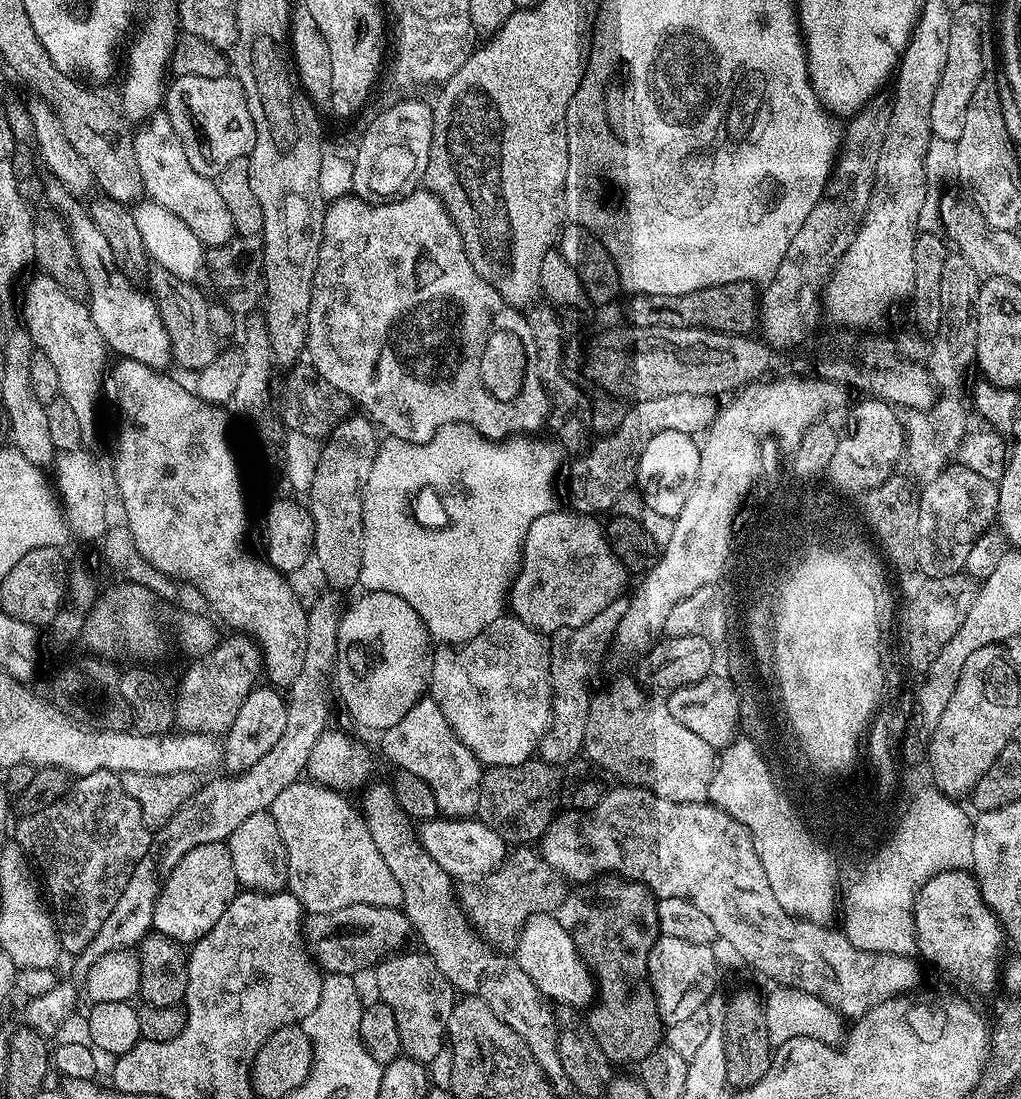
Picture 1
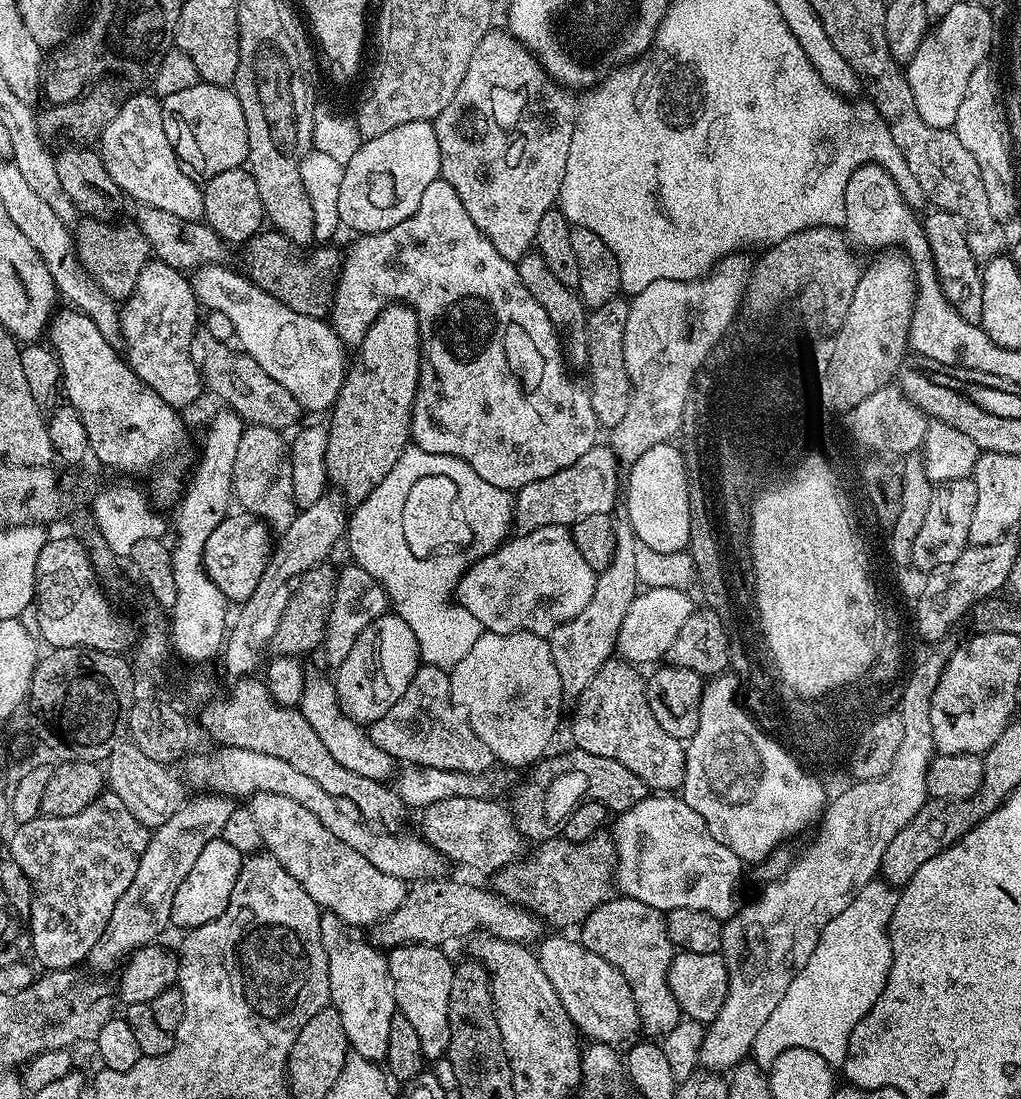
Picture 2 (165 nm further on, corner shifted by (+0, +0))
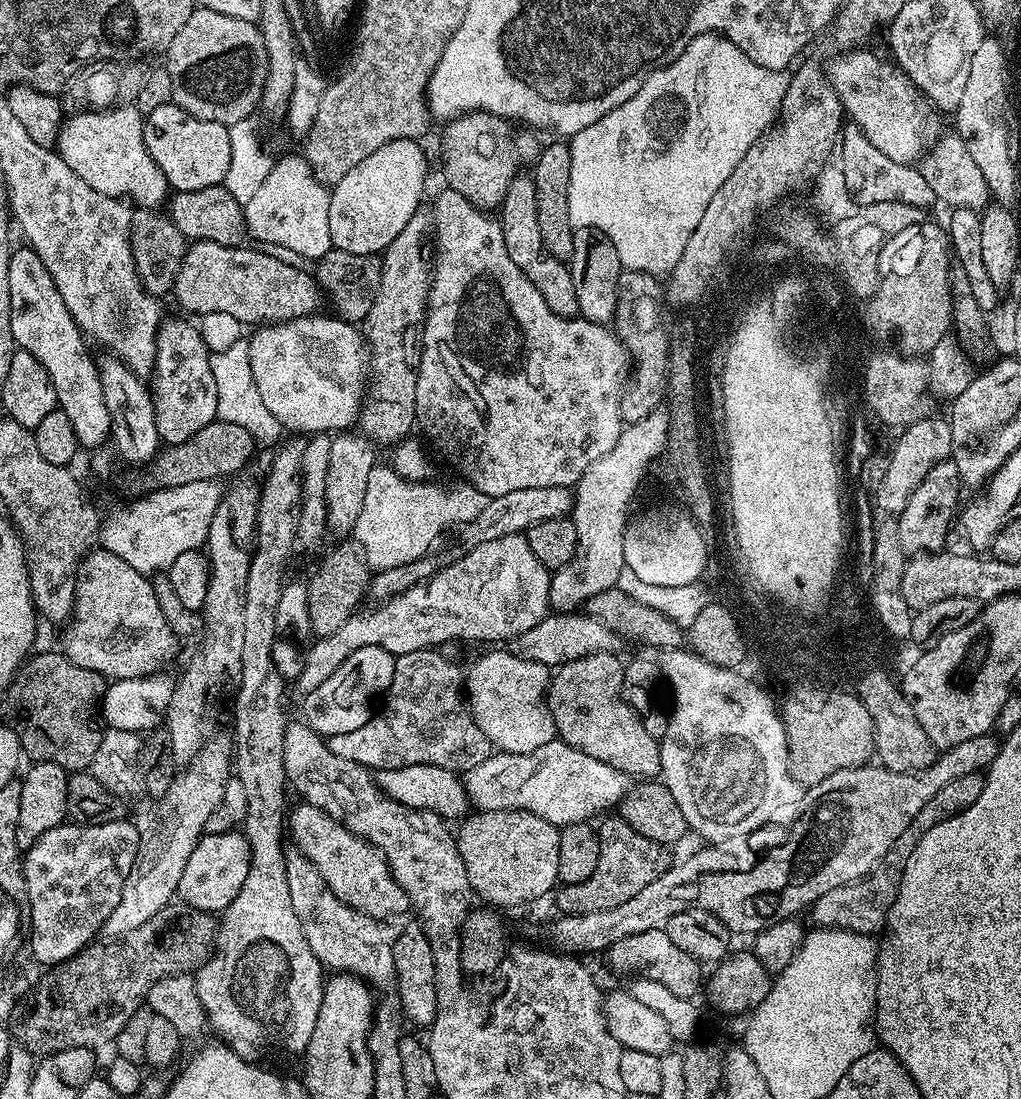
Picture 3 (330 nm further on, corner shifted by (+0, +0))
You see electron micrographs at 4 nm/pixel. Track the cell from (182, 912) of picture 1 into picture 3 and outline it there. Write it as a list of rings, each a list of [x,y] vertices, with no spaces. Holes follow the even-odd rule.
[[[243,831],[201,836],[198,846],[194,846],[194,854],[190,854],[186,862],[186,870],[182,870],[182,882],[178,882],[176,887],[179,899],[190,908],[213,914],[223,913],[230,902],[238,898],[242,882],[246,882],[246,874],[250,874],[251,857],[248,839]]]

